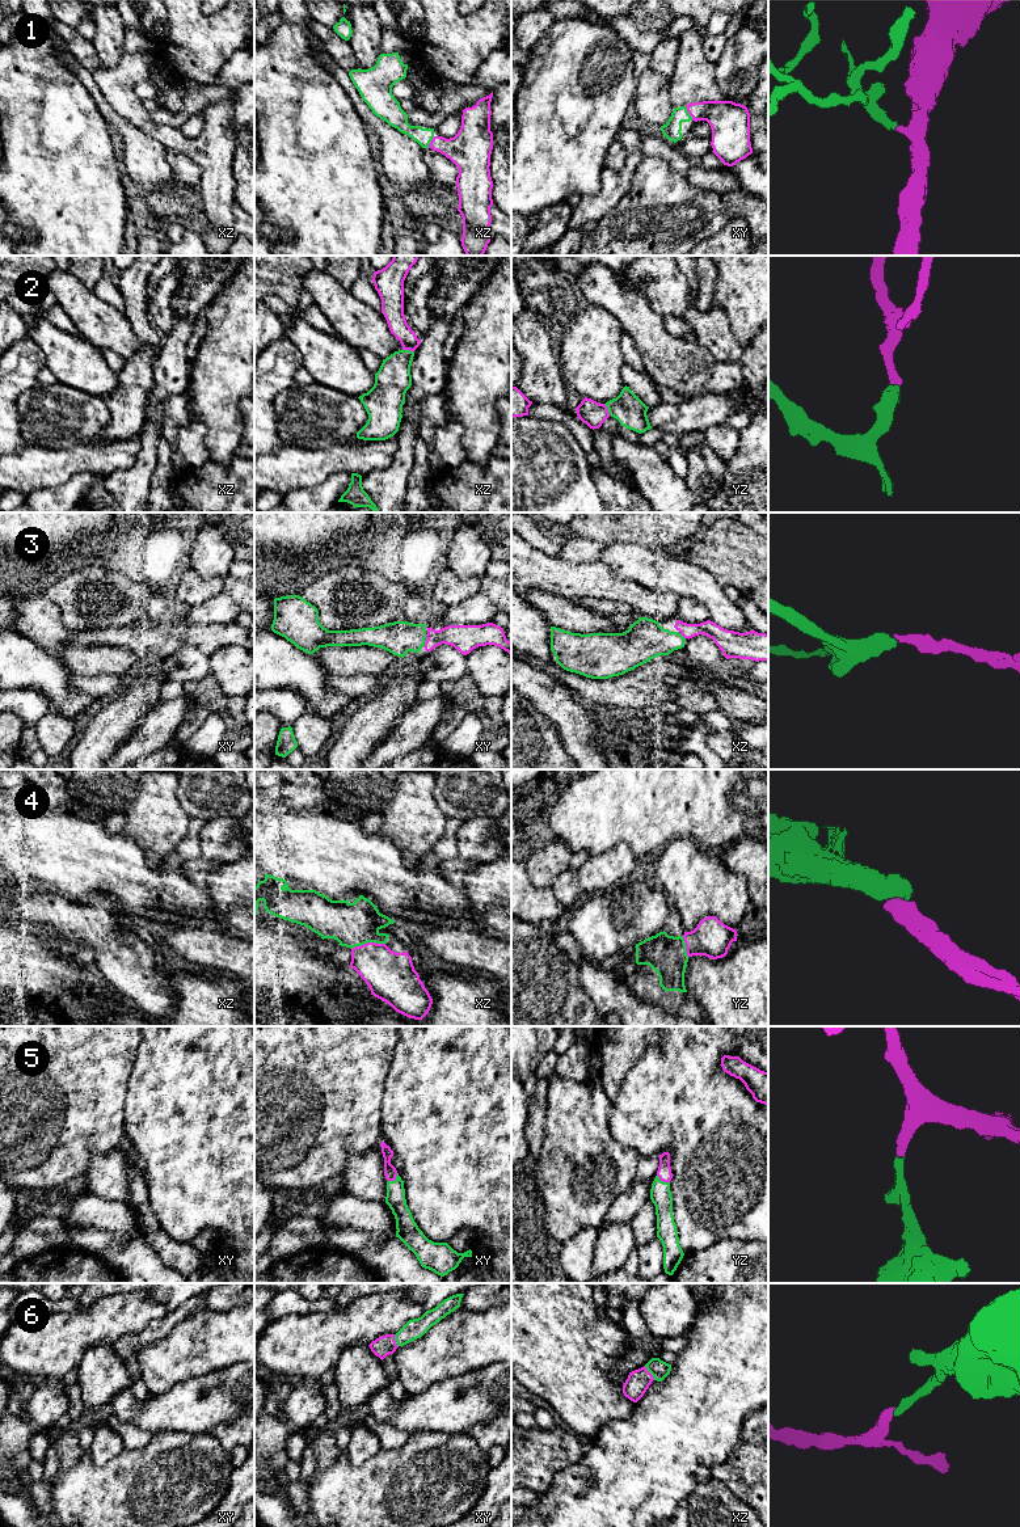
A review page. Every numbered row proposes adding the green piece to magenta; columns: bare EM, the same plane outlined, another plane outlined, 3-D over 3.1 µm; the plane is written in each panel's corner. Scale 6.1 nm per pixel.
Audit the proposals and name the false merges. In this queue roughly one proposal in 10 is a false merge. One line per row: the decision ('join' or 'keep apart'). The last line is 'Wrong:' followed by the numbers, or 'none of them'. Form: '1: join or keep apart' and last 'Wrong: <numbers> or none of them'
1: join
2: join
3: join
4: join
5: join
6: join
Wrong: none of them

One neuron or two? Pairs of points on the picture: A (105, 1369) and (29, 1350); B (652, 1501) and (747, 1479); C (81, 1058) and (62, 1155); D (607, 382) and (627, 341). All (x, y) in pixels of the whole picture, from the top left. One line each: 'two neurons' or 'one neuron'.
A: two neurons
B: two neurons
C: one neuron
D: two neurons

